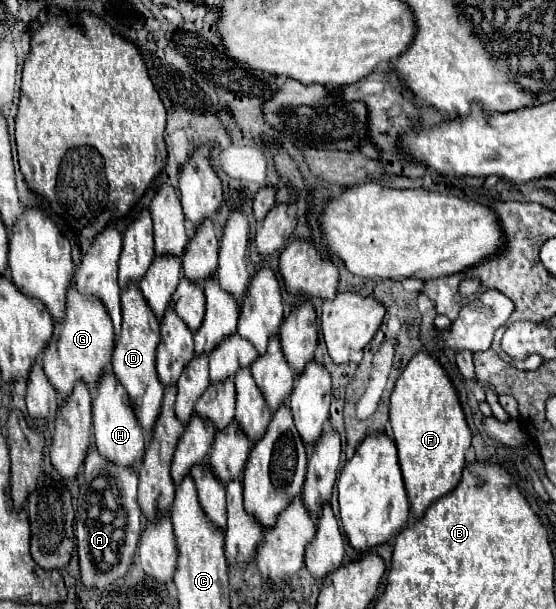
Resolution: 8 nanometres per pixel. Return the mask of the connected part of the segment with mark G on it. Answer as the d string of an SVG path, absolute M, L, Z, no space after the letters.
M71 282L65 302L65 316L53 326L53 336L49 338L49 344L45 346L41 356L43 370L61 398L69 396L77 380L85 380L89 388L95 388L101 372L107 370L111 364L113 342L113 324L109 320L109 312L101 306L101 300L95 296L81 294L77 284Z

